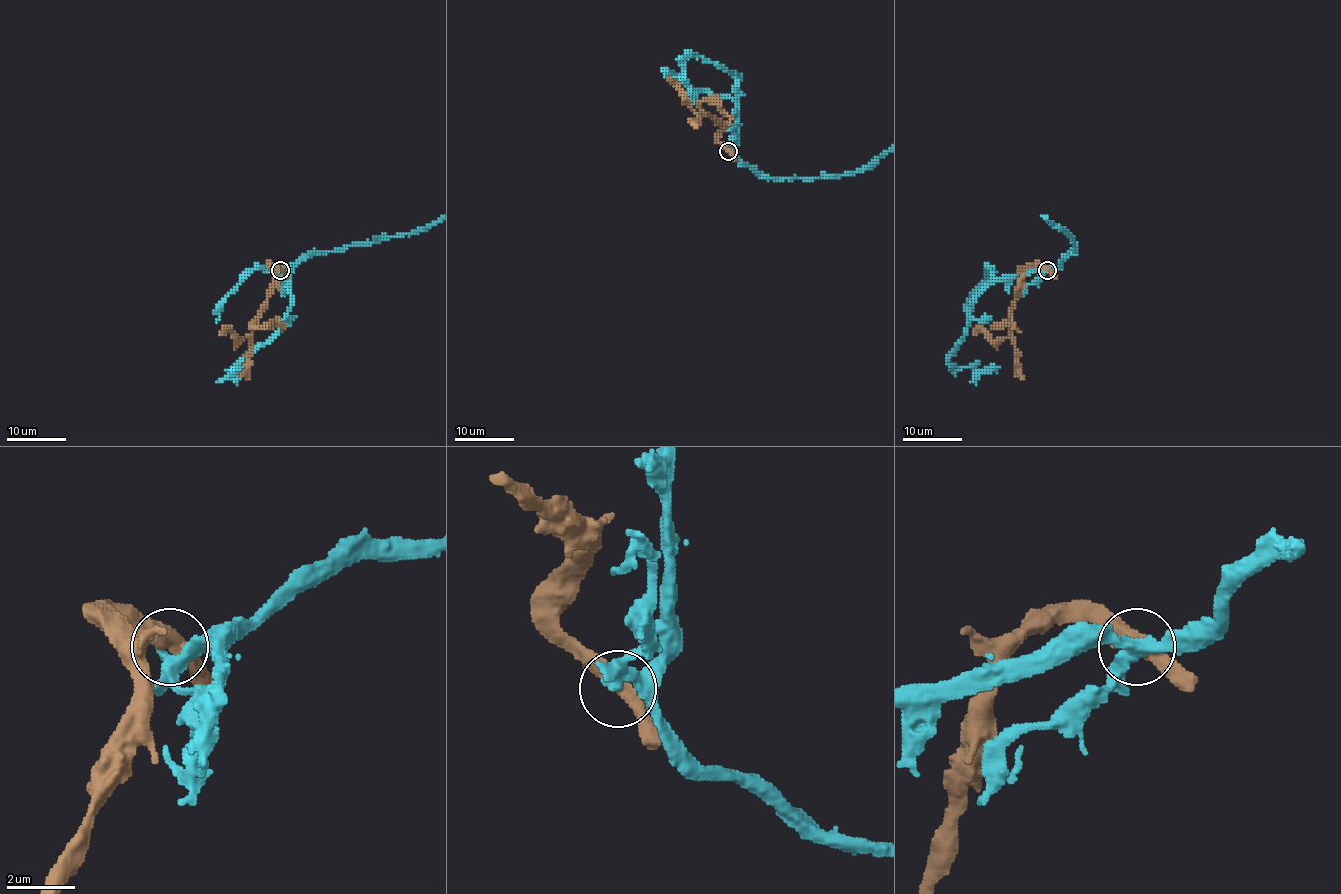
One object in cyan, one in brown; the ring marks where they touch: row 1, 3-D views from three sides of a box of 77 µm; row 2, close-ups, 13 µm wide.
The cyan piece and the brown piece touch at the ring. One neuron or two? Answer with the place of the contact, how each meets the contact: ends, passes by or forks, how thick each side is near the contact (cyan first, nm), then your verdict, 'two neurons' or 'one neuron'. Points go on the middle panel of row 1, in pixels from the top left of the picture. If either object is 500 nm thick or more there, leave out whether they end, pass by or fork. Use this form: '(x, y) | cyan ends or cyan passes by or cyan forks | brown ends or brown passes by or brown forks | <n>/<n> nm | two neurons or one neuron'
(728, 151) | cyan forks | brown passes by | 260/460 nm | two neurons

